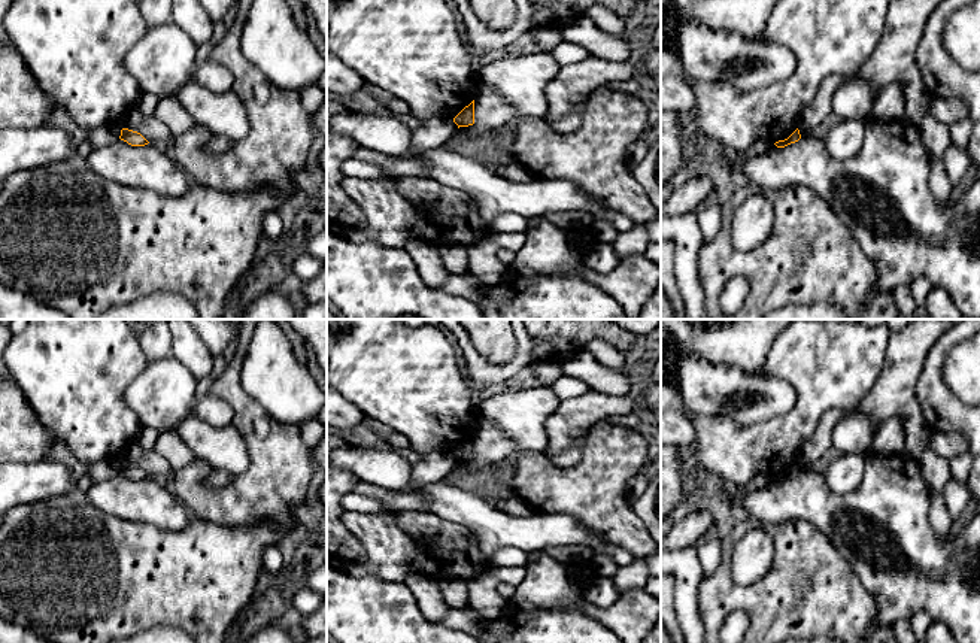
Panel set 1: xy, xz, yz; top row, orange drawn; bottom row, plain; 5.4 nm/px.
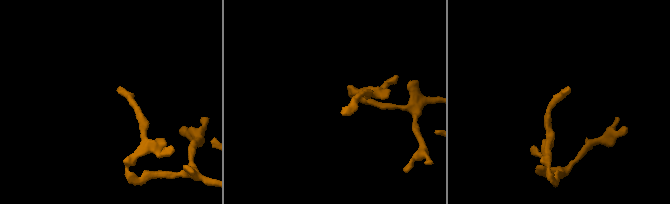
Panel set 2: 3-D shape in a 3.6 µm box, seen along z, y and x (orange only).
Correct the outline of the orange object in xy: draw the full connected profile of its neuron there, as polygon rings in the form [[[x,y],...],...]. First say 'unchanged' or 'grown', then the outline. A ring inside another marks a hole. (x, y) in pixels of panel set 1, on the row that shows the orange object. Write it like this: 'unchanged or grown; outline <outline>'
unchanged; outline [[[128,128],[121,130],[119,139],[127,142],[131,146],[145,146],[149,143],[140,133],[128,130]]]

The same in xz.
unchanged; outline [[[474,100],[465,106],[455,118],[453,122],[459,127],[468,127],[474,124]]]

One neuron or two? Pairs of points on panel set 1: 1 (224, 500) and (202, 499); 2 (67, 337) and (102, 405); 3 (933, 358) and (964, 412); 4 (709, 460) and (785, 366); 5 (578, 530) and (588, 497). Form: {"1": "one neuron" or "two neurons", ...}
{"1": "one neuron", "2": "one neuron", "3": "one neuron", "4": "one neuron", "5": "two neurons"}

